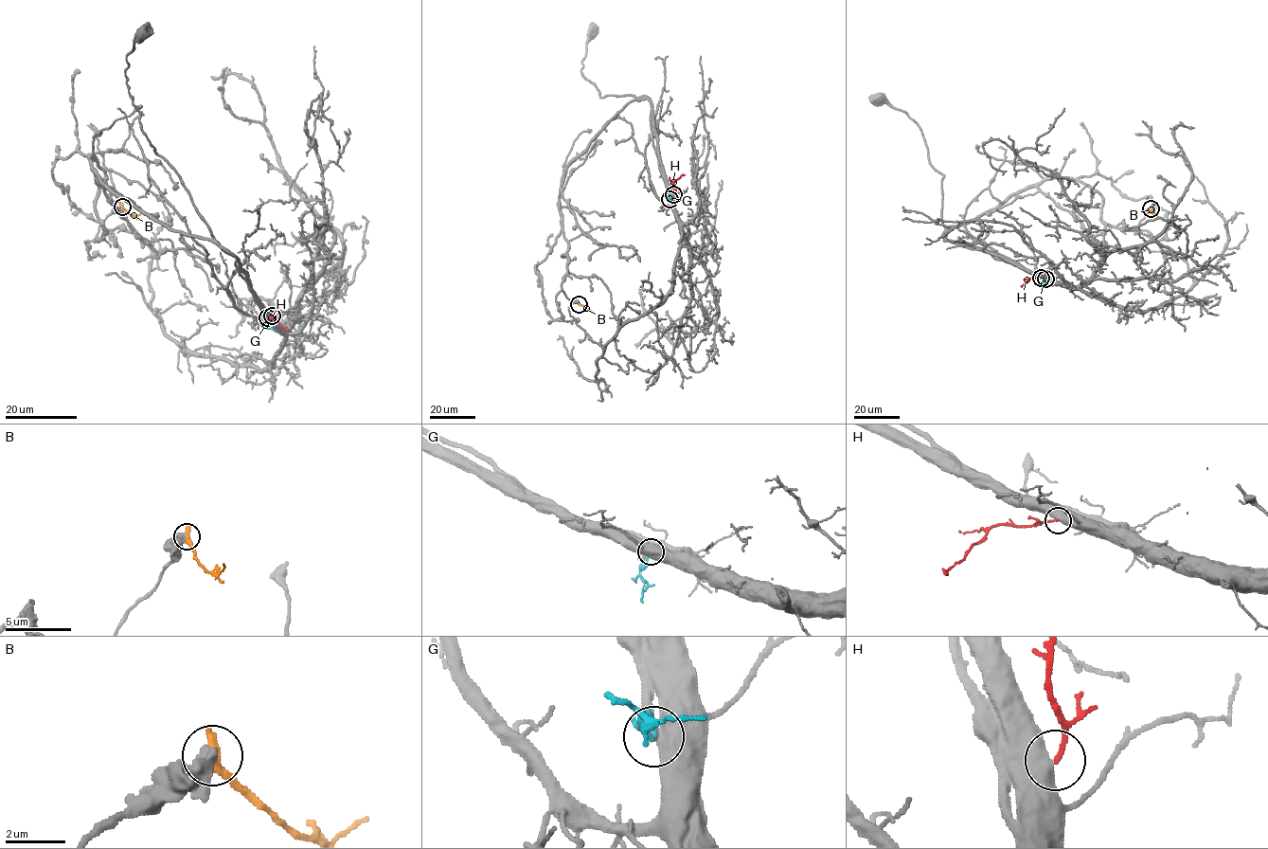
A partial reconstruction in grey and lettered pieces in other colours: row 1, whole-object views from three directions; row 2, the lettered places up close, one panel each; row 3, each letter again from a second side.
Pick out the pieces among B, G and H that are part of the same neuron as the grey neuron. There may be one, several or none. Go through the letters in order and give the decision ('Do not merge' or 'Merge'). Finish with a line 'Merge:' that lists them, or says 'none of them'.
B: Do not merge
G: Do not merge
H: Merge
Merge: H

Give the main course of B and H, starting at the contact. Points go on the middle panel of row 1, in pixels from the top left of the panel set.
B: (579, 304), (590, 310)
H: (673, 193), (673, 183), (685, 174)

